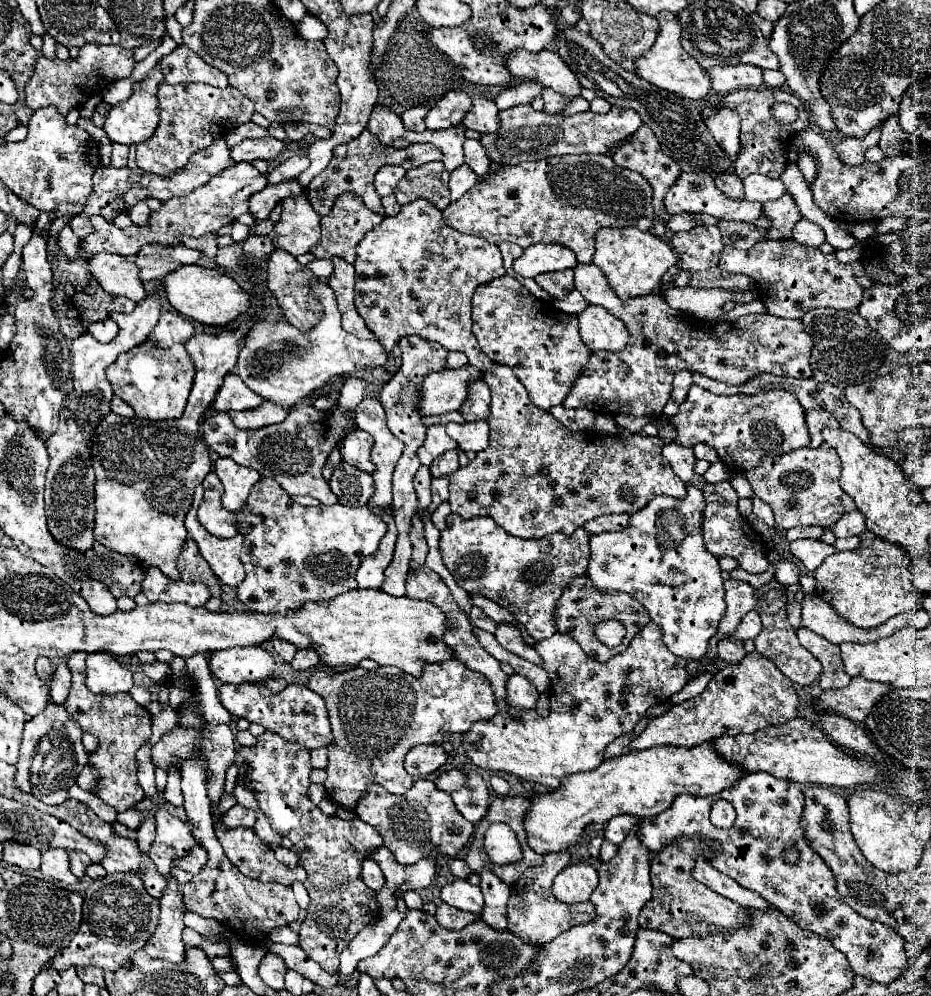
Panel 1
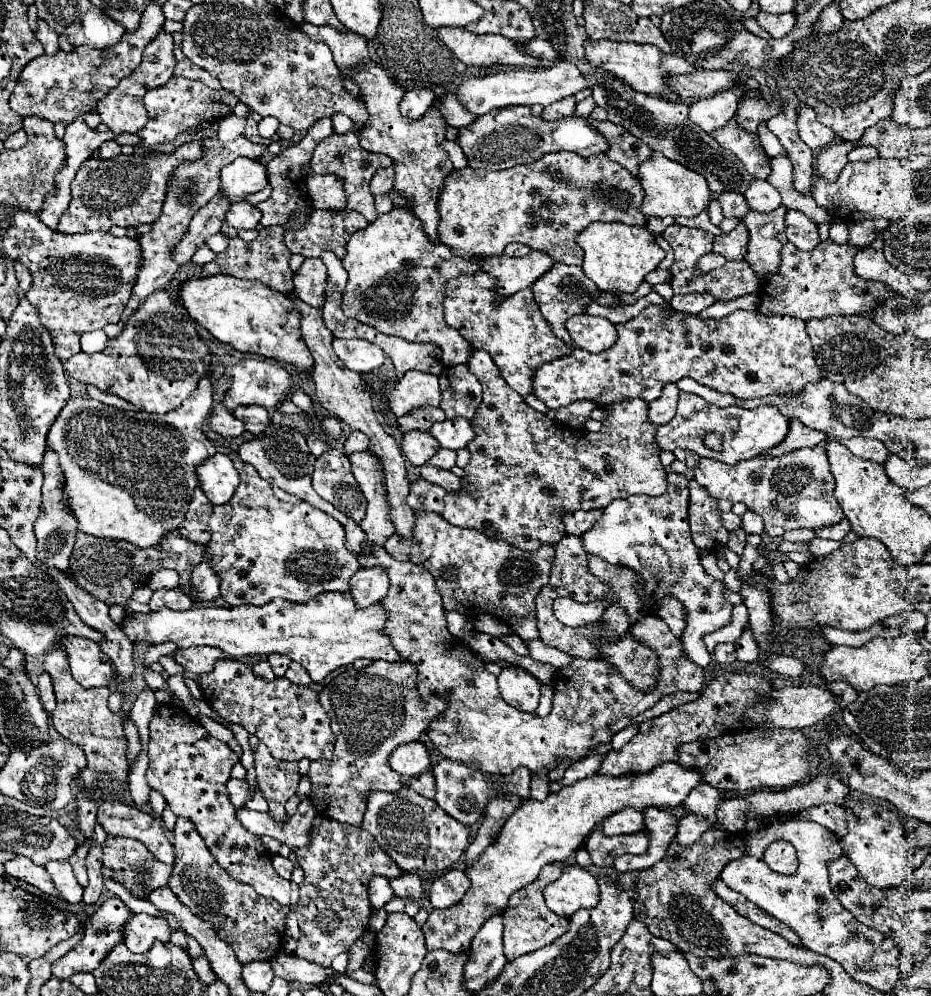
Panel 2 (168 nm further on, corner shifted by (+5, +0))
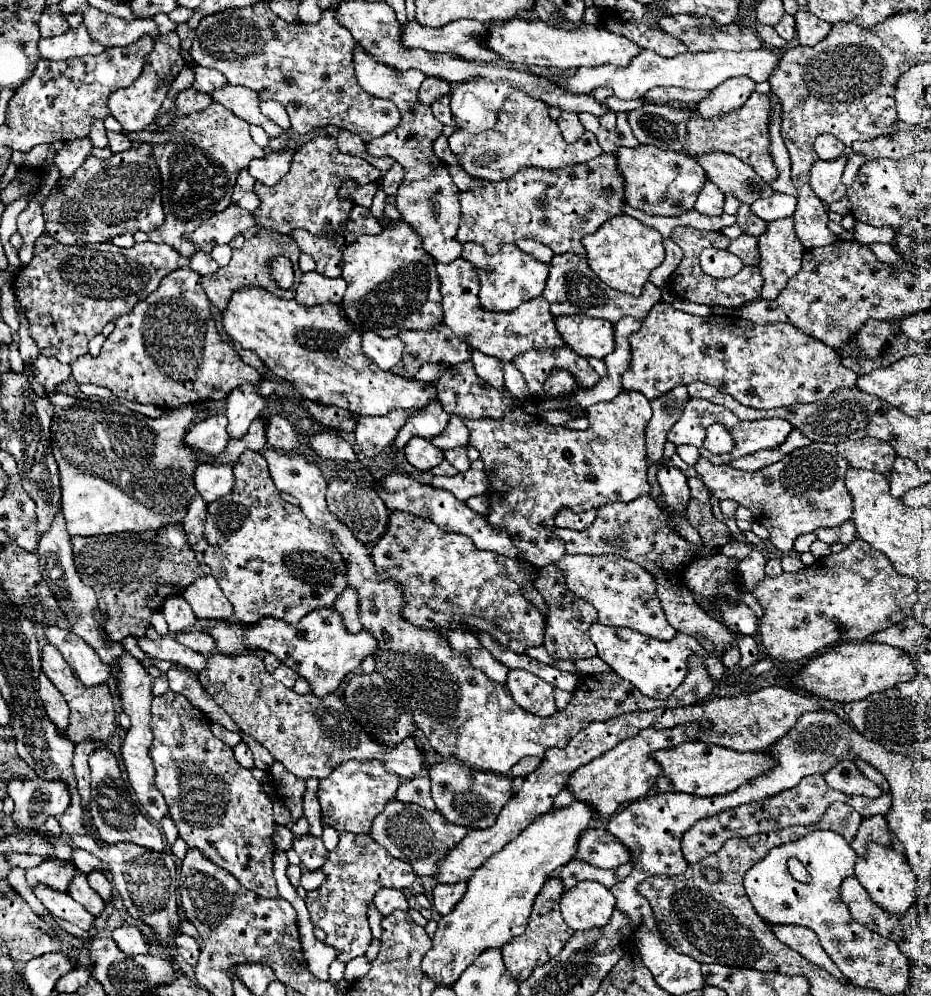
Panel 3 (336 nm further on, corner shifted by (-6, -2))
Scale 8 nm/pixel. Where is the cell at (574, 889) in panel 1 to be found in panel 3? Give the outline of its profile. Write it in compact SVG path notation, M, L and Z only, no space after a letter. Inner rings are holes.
M580 881L576 887L572 887L570 891L562 893L560 911L562 911L564 923L572 931L588 931L592 927L604 927L610 921L612 911L614 911L614 903L616 903L614 895L604 885L600 885L596 881Z

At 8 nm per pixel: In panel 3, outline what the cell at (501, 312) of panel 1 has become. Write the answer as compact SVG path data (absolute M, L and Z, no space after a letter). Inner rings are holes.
M456 259L452 263L436 263L436 273L440 279L440 295L442 295L442 309L444 309L444 323L456 333L456 337L466 339L472 349L478 349L486 355L498 357L504 363L512 363L516 355L528 349L542 349L542 347L562 347L560 333L554 327L550 305L544 297L536 297L532 301L522 303L516 311L508 313L490 313L482 311L478 305L478 277L474 267L464 261Z

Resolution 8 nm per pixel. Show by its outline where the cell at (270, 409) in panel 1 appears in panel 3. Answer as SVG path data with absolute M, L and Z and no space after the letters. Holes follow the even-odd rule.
M220 413L210 415L188 429L188 433L184 435L184 443L192 445L192 449L200 449L200 453L204 453L204 459L208 457L210 461L212 457L222 453L228 445L226 425L228 425L226 415Z

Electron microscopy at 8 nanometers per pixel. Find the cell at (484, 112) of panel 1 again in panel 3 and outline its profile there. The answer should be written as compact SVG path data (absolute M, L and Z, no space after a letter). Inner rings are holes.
M444 95L444 97L438 97L432 105L432 115L442 123L442 125L450 125L450 127L456 127L454 119L452 119L452 113L450 113L450 97Z

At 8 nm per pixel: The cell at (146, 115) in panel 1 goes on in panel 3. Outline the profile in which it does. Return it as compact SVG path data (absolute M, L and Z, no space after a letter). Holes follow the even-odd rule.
M176 33L162 35L154 43L154 49L148 55L148 61L144 61L144 69L142 69L140 77L132 83L132 87L118 89L108 99L108 107L112 111L112 117L122 125L124 131L128 131L128 133L130 131L142 131L154 121L162 101L166 99L166 93L168 93L170 85L174 83L174 79L178 77L182 67L184 67L184 59L180 55L180 39L178 39L178 35Z

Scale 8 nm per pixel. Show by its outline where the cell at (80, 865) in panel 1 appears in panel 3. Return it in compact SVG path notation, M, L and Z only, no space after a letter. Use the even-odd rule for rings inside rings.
M92 871L88 875L88 883L90 887L104 899L104 901L112 901L114 899L114 889L110 885L110 881L100 873L100 871Z

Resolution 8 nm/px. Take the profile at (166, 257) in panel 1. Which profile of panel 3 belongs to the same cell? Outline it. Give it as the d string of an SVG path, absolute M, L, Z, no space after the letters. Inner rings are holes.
M242 169L242 171L240 171L240 175L238 175L238 181L236 181L236 187L234 187L232 203L238 203L238 201L240 201L240 197L242 197L244 193L252 191L254 183L256 183L256 179L254 179L252 175L248 175L248 171L246 171L246 169Z

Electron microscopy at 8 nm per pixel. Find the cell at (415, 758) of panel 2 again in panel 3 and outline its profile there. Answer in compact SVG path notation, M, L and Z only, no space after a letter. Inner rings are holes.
M214 653L208 657L208 669L202 669L198 679L246 735L264 745L276 761L300 779L326 779L336 765L350 759L378 759L384 763L388 773L402 779L410 779L424 769L424 755L418 751L412 737L406 737L394 747L386 747L366 731L354 733L354 719L342 697L334 693L324 699L314 693L298 695L270 677L262 659L254 653Z

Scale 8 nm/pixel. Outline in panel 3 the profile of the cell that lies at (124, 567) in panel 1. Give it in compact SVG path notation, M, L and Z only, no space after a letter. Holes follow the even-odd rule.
M180 523L144 533L72 537L72 553L82 583L94 589L98 609L108 617L104 629L112 641L122 641L128 635L144 635L152 613L160 611L162 603L174 591L180 595L192 585L192 581L210 573L208 565L204 565L202 553L188 547ZM138 625L142 629L138 629Z

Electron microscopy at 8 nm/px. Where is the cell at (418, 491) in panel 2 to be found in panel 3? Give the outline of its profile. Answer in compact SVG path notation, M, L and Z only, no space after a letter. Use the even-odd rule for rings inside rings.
M468 469L464 473L454 475L454 477L448 477L448 475L434 477L432 479L432 485L450 491L460 501L466 501L470 497L476 497L476 495L484 495L486 493L486 489L488 489L488 477L486 477L484 471Z

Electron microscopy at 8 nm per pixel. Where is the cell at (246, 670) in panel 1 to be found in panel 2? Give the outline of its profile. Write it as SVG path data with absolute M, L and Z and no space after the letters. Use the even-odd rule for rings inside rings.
M191 647L177 649L175 653L175 661L195 675L205 675L207 671L213 671L213 663L217 659L225 659L225 653L219 647Z

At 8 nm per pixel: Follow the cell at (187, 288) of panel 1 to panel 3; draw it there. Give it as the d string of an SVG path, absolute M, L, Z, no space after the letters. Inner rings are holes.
M240 289L232 295L224 317L224 331L244 349L258 353L264 365L280 379L294 383L300 397L324 407L340 407L360 415L386 415L392 409L422 409L436 399L430 383L410 381L382 371L360 353L360 331L352 329L340 305L324 303L302 307L296 299L280 299L266 289Z

